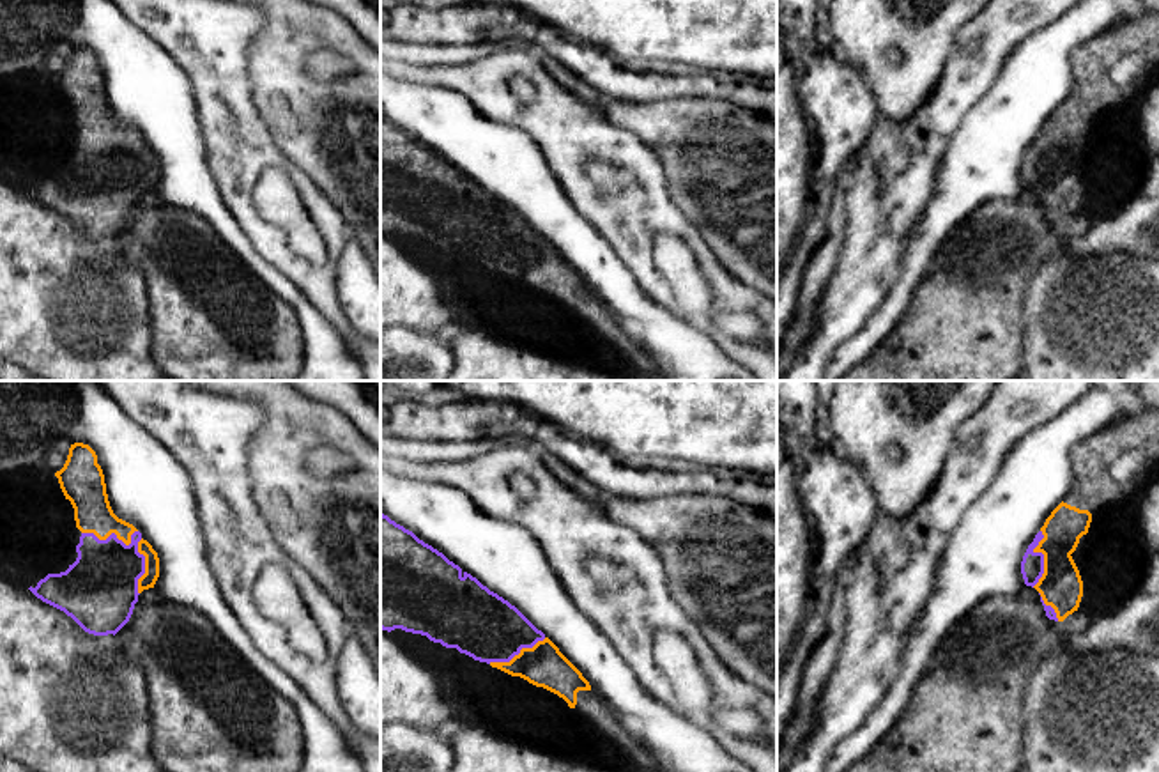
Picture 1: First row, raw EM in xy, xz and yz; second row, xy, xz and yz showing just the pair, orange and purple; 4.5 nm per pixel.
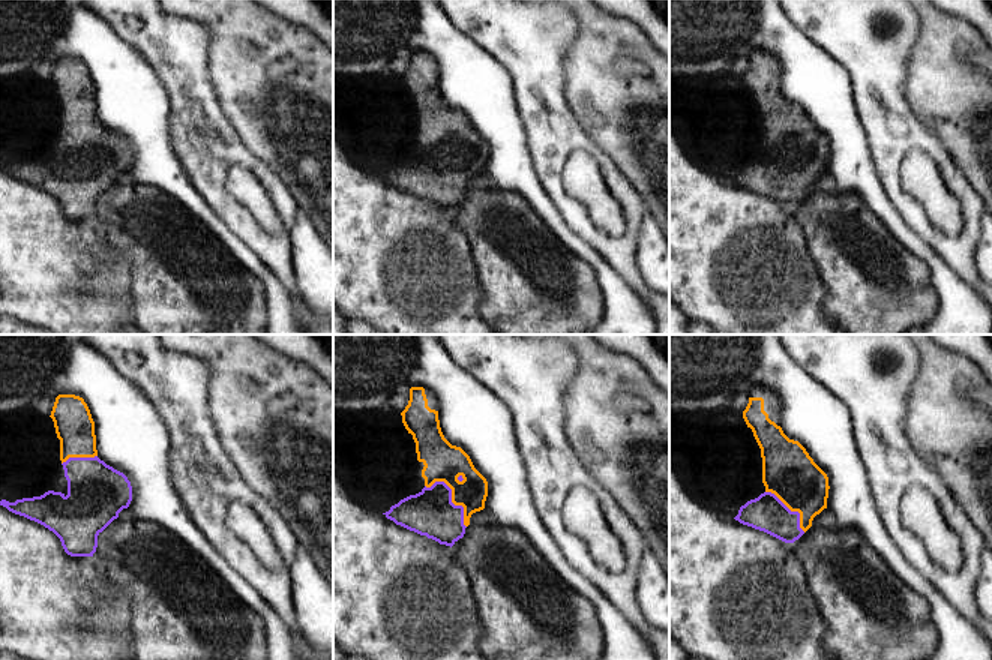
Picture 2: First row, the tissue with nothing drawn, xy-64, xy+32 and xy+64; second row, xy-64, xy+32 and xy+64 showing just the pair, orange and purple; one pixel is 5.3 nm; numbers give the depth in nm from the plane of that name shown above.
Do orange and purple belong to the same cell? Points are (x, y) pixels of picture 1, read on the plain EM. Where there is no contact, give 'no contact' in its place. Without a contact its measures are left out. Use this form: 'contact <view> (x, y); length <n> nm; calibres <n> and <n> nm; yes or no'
contact xy (112, 135); length 260 nm; calibres 190 and 320 nm; yes

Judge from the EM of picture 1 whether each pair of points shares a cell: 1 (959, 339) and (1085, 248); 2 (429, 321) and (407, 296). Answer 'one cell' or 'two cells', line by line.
1: one cell
2: one cell

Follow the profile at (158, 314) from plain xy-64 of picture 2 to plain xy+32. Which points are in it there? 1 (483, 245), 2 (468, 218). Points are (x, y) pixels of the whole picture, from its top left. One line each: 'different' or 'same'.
1: same
2: same

